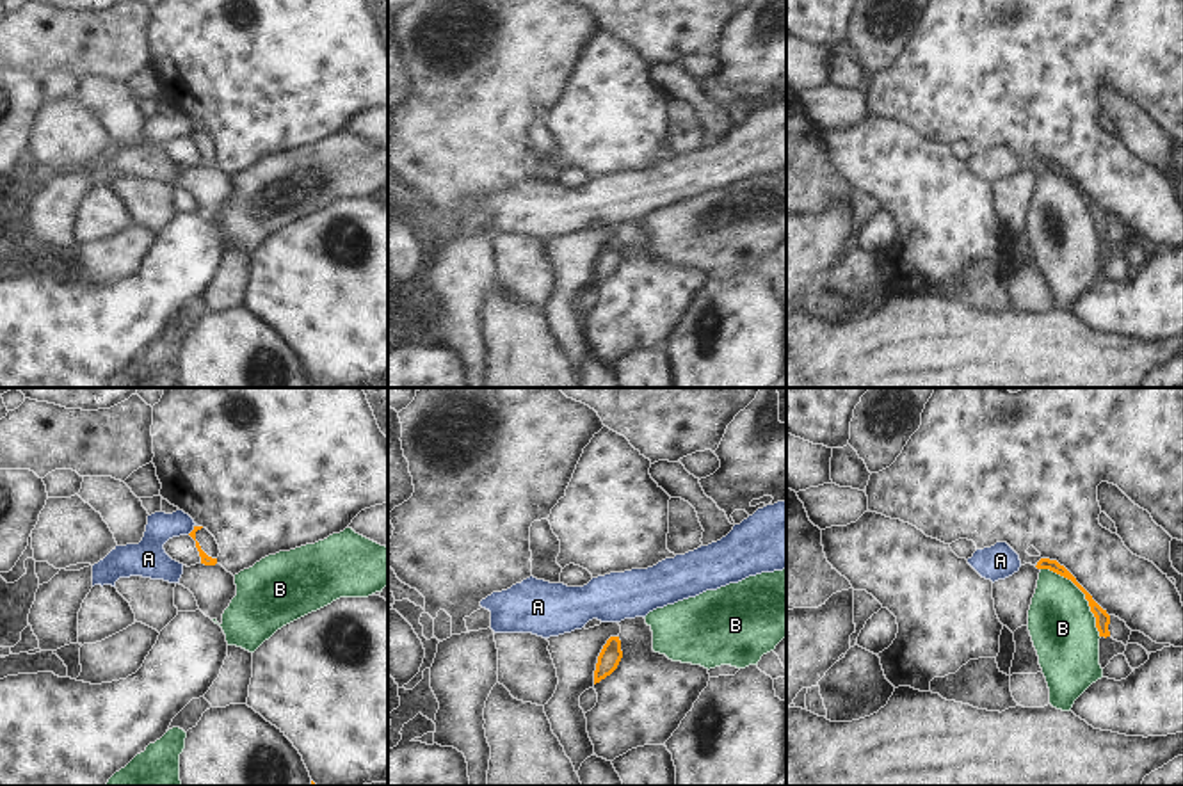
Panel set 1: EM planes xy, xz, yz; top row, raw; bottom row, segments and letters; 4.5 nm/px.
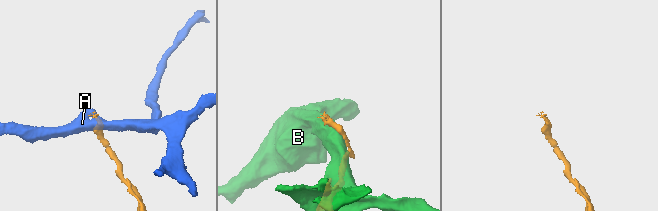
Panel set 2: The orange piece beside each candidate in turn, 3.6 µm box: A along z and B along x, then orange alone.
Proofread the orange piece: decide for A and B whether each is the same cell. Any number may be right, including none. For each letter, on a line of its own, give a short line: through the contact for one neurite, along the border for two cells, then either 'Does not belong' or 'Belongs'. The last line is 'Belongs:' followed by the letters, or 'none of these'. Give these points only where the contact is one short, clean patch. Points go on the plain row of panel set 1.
A: Line: xy (194, 128), (187, 136). Does not belong
B: Line: yz (1041, 169), (1066, 178), (1084, 196), (1100, 239). Does not belong
Belongs: none of these

